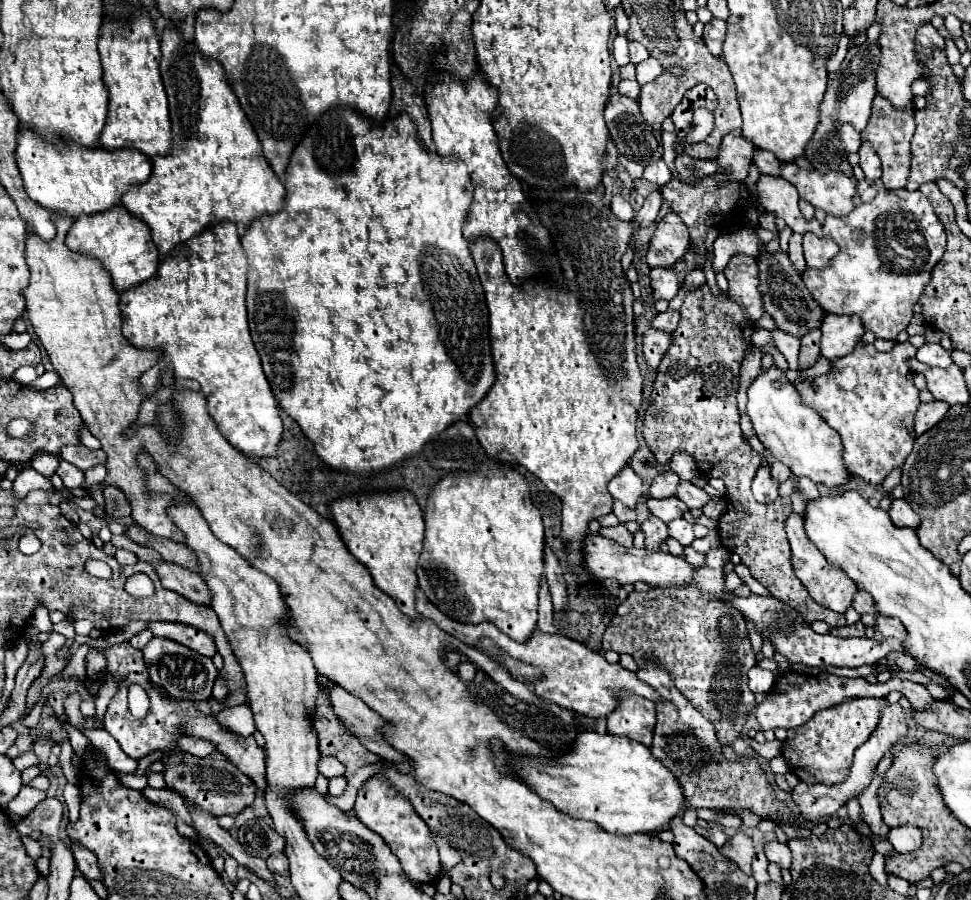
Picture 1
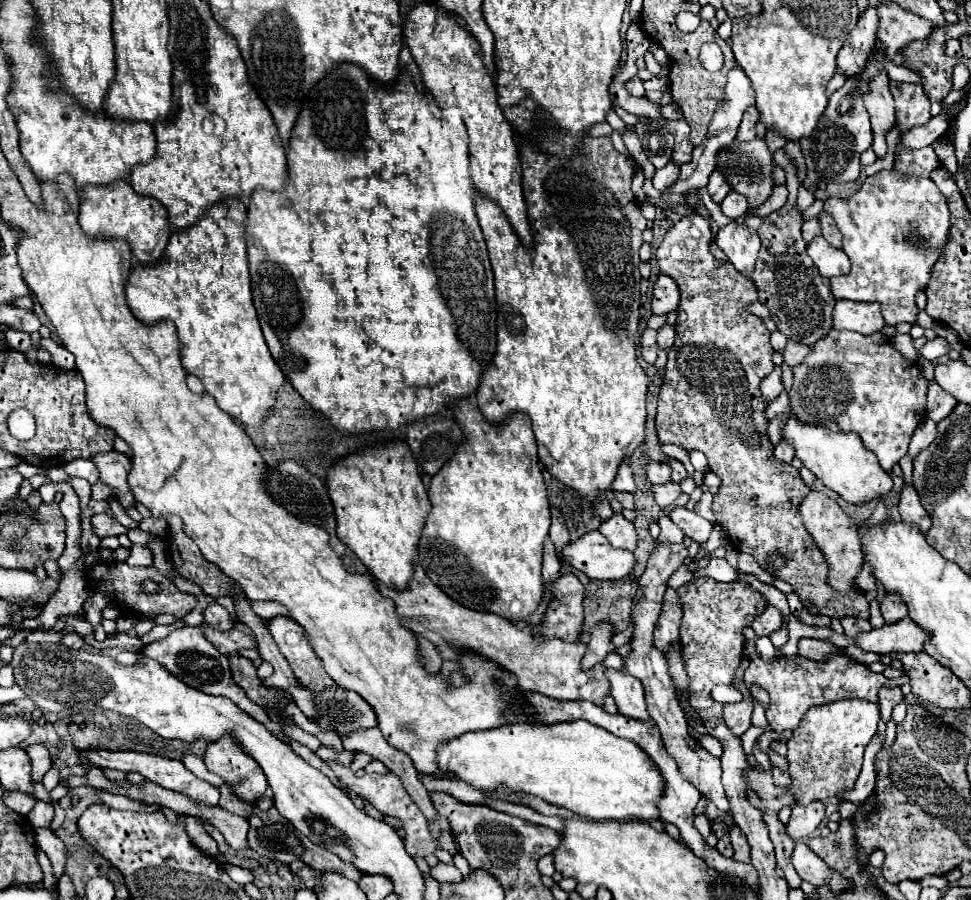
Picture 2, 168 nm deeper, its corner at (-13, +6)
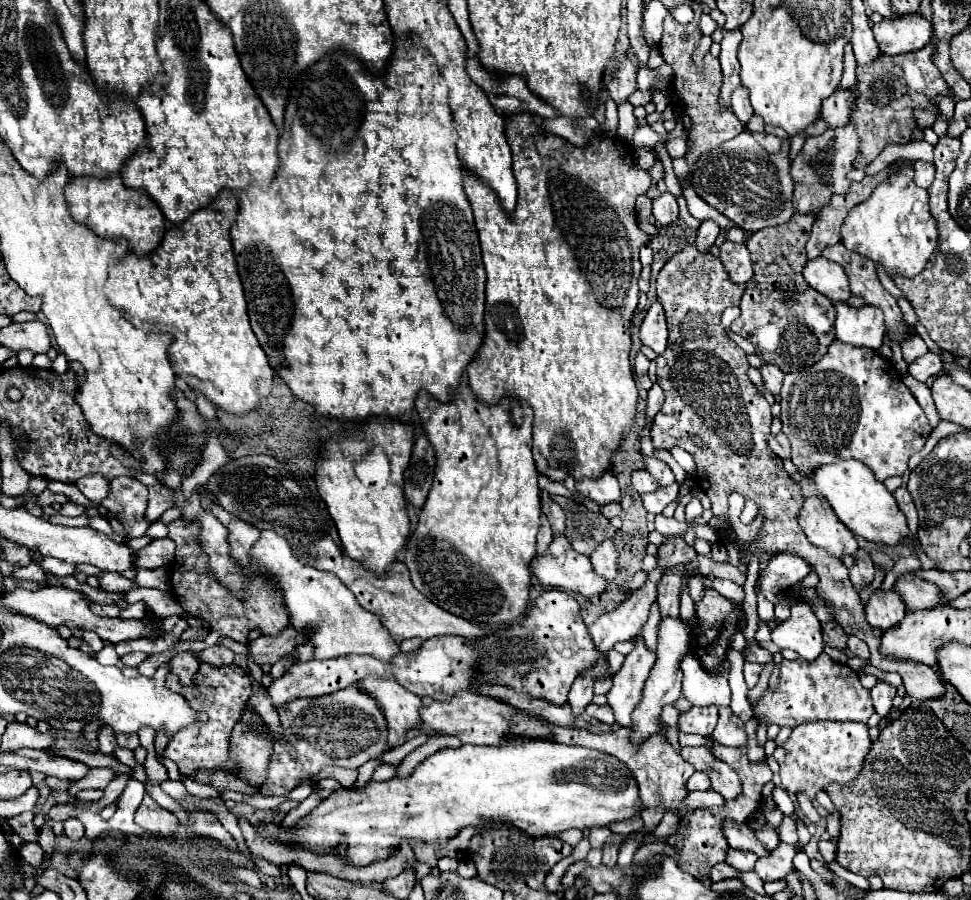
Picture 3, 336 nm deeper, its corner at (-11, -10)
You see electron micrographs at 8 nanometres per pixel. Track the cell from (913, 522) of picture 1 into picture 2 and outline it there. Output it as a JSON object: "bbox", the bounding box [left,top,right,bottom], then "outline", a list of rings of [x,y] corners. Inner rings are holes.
{"bbox":[899,484,931,534],"outline":[[[903,484],[901,498],[899,498],[899,514],[901,514],[903,522],[909,522],[909,524],[917,526],[923,534],[929,532],[931,520],[929,520],[927,510],[921,506],[917,490],[913,488],[913,484]]]}

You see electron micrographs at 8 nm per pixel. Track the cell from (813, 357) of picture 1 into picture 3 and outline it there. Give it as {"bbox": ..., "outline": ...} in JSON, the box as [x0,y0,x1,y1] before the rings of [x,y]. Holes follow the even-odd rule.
{"bbox":[761,364,783,396],"outline":[[[767,364],[767,366],[761,366],[761,374],[763,374],[763,382],[767,386],[767,390],[777,396],[781,392],[781,384],[783,384],[783,370],[773,366],[773,364]]]}

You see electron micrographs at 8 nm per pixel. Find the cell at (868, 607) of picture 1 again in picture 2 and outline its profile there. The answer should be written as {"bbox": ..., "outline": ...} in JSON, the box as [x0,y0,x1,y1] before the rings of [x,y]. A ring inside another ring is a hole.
{"bbox":[855,564,877,592],"outline":[[[863,564],[861,566],[861,570],[859,570],[859,576],[855,578],[855,582],[857,582],[857,586],[863,590],[863,592],[871,592],[875,586],[877,586],[877,582],[875,582],[875,578],[873,578],[873,570],[871,570],[871,564]]]}

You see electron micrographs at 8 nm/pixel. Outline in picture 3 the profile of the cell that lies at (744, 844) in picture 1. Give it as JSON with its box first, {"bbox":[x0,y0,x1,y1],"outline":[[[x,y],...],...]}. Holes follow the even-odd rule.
{"bbox":[725,848,757,872],"outline":[[[729,848],[725,862],[727,862],[729,866],[733,866],[735,870],[739,870],[739,872],[751,872],[753,866],[755,866],[755,862],[757,862],[757,854]]]}

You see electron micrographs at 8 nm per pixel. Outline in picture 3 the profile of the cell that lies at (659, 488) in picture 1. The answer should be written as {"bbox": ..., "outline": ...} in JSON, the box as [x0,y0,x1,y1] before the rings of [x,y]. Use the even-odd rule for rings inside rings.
{"bbox":[631,470,659,494],"outline":[[[637,470],[637,472],[633,472],[631,482],[633,482],[633,488],[635,488],[639,494],[657,492],[657,488],[659,488],[657,480],[653,480],[653,476],[651,476],[647,470]]]}

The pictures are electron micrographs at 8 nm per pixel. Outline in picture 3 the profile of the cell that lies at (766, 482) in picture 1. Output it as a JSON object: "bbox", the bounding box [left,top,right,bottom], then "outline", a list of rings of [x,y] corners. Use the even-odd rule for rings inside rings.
{"bbox":[769,432,791,460],"outline":[[[781,432],[779,436],[769,436],[769,448],[771,448],[781,460],[791,458],[791,444],[789,444],[789,440],[785,438],[783,432]]]}

